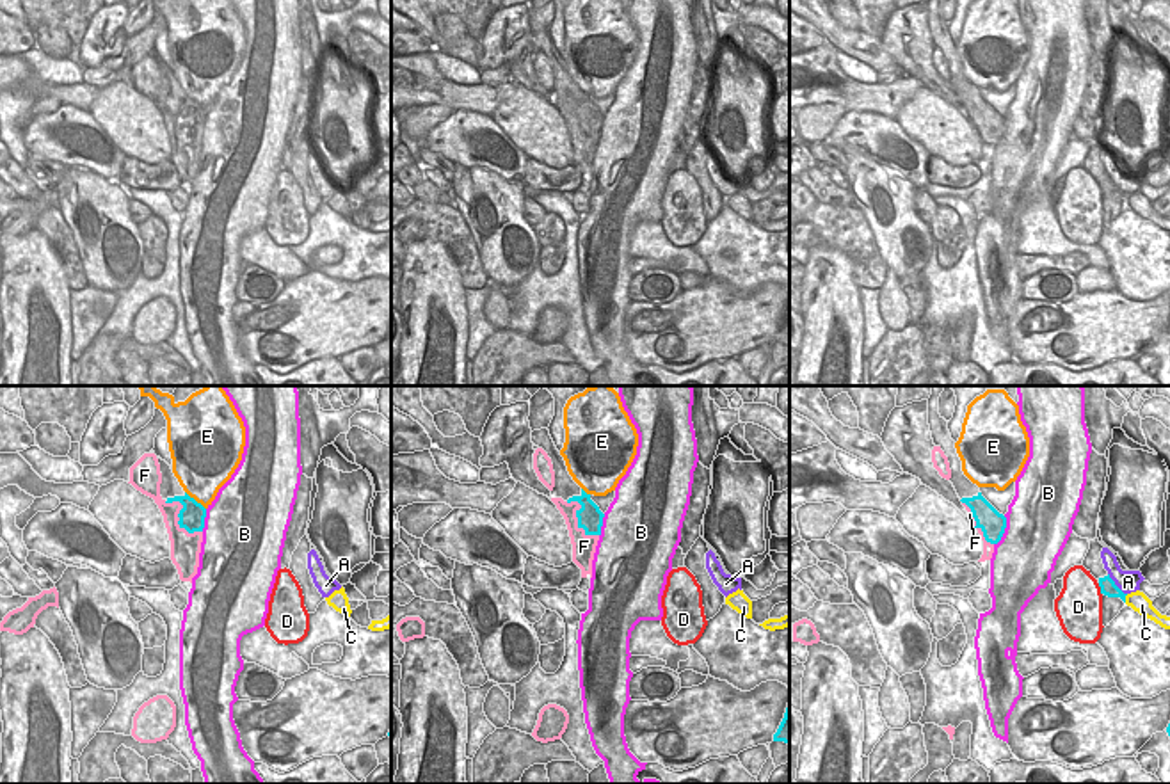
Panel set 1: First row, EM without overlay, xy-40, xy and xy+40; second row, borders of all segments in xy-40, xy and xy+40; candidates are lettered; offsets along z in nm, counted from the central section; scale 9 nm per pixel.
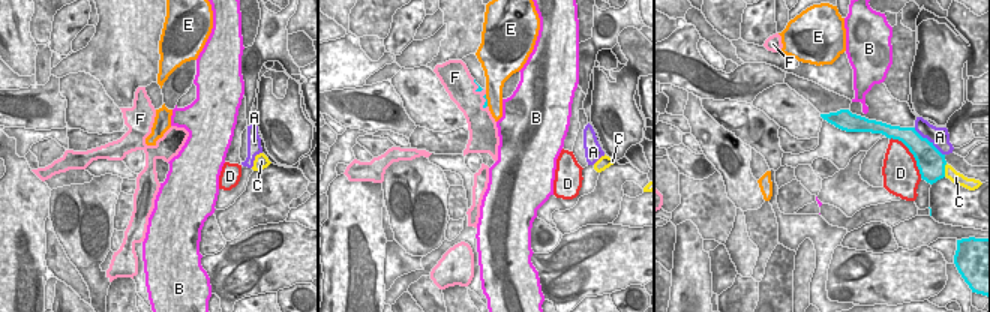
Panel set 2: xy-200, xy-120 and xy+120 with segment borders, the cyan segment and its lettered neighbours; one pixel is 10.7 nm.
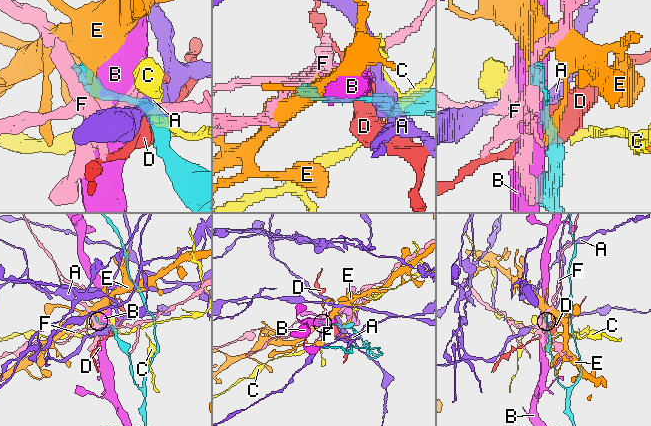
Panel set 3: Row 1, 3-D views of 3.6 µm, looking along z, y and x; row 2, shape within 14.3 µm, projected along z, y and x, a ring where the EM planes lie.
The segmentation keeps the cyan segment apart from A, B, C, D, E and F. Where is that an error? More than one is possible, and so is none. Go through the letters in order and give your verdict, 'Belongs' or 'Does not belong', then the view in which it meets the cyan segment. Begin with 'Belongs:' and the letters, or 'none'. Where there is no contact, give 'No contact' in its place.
Belongs: none
A: Does not belong. Touches cyan in xy+40
B: Does not belong. Touches cyan in xy+40
C: Does not belong. Touches cyan in xy+40
D: Does not belong. Touches cyan in xy+40
E: Does not belong. Touches cyan in xy-40
F: Does not belong. Touches cyan in xy-40

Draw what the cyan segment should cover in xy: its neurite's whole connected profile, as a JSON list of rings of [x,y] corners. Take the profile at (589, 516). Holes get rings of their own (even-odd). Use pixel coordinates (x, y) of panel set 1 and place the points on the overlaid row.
[[[581,489],[580,496],[573,496],[573,498],[567,500],[567,503],[571,503],[571,501],[578,501],[581,505],[581,508],[576,510],[578,528],[583,528],[585,535],[601,535],[601,526],[603,526],[605,514],[590,500],[590,494],[587,494]]]

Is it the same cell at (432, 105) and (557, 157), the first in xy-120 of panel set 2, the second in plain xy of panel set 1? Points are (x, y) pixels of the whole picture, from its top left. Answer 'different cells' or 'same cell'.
same cell

